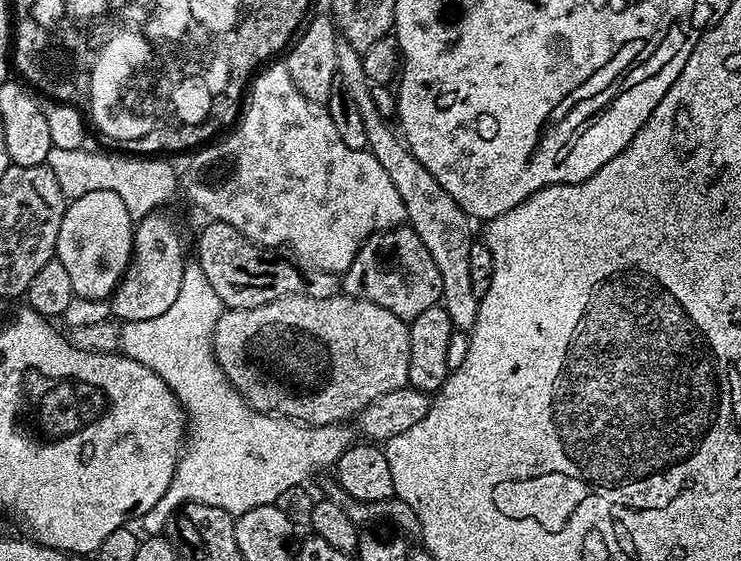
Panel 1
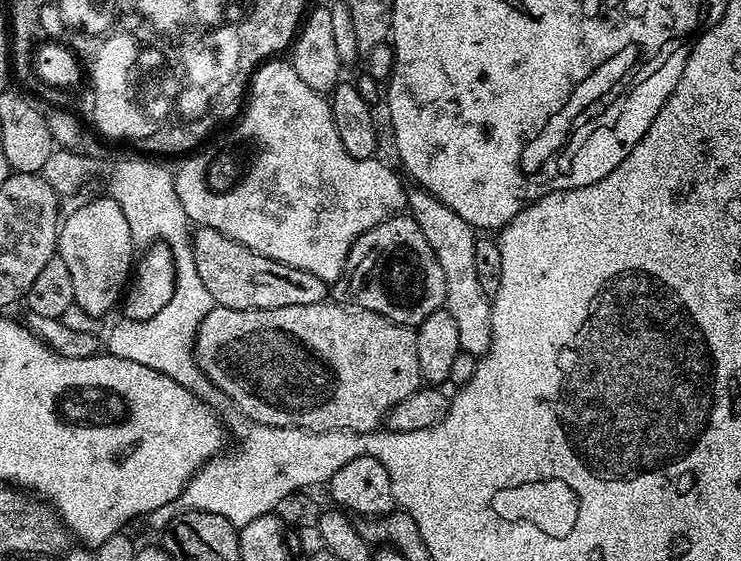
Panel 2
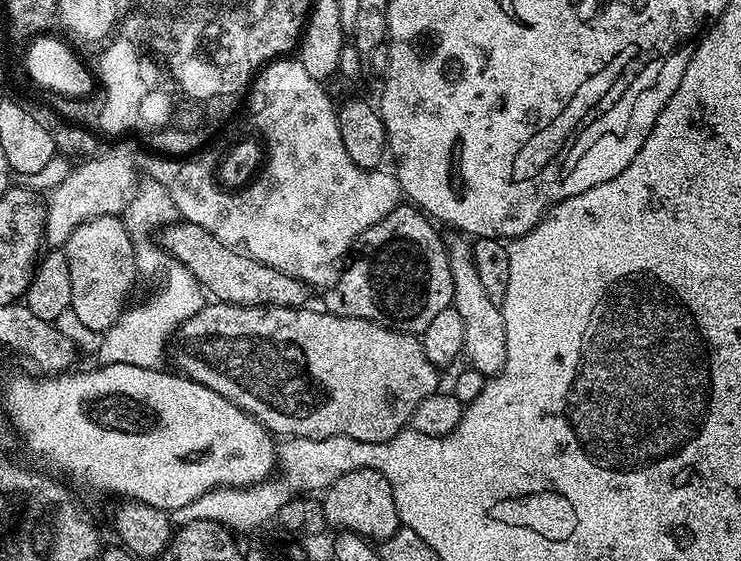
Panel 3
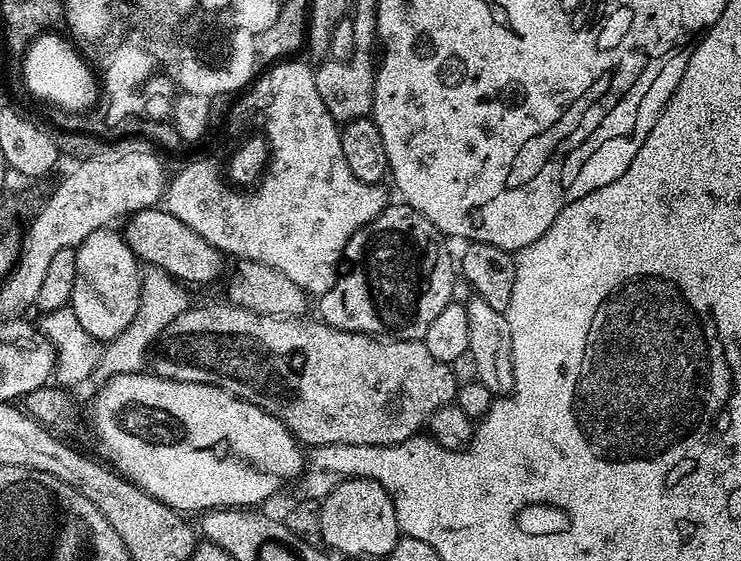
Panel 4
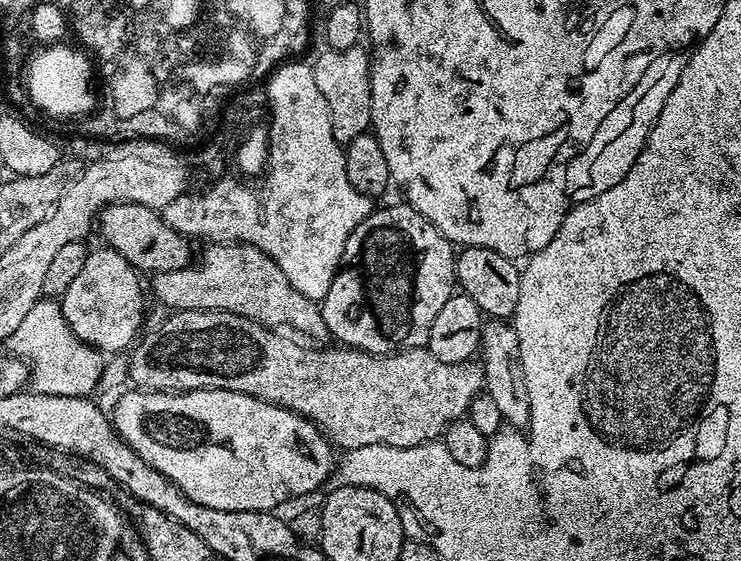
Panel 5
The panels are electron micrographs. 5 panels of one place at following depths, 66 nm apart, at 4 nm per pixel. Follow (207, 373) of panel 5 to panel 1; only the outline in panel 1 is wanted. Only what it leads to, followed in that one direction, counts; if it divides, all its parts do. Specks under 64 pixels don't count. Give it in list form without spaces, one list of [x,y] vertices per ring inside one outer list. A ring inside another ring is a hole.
[[[343,294],[335,296],[334,298],[306,298],[305,296],[283,296],[281,300],[275,300],[269,304],[263,304],[257,308],[230,308],[220,315],[218,322],[214,326],[214,334],[212,335],[212,349],[216,355],[218,366],[226,374],[226,378],[231,382],[236,389],[242,394],[242,398],[247,404],[253,408],[255,412],[266,412],[274,416],[286,416],[290,420],[297,421],[306,425],[313,424],[340,424],[344,419],[355,418],[356,415],[366,406],[370,406],[374,400],[382,398],[384,394],[390,394],[399,388],[409,387],[408,375],[410,374],[410,334],[408,333],[408,324],[405,321],[399,320],[394,314],[390,314],[390,310],[382,310],[382,306],[374,306],[374,302],[366,302],[359,300],[353,296],[345,296]]]

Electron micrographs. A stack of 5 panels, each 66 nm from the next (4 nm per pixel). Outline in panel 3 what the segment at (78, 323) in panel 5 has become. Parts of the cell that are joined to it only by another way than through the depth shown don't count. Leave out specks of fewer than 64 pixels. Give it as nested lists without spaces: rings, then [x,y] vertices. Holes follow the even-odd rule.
[[[99,216],[82,222],[70,234],[62,250],[70,262],[70,290],[72,291],[72,310],[78,314],[84,326],[92,334],[102,334],[126,310],[128,295],[136,284],[136,264],[138,268],[138,248],[132,239],[129,225],[120,216]]]

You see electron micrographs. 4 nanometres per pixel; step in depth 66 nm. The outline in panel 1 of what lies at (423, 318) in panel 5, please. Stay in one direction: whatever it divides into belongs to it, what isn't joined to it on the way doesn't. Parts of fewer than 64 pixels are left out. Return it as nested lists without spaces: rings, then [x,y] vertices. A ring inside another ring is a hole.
[[[409,226],[391,228],[378,232],[369,238],[358,250],[354,262],[342,273],[342,292],[345,296],[353,296],[366,302],[374,302],[374,306],[382,306],[382,310],[390,310],[399,320],[410,322],[422,314],[422,310],[430,310],[430,306],[441,303],[442,277],[437,263],[430,256],[430,251],[422,244],[422,240]]]

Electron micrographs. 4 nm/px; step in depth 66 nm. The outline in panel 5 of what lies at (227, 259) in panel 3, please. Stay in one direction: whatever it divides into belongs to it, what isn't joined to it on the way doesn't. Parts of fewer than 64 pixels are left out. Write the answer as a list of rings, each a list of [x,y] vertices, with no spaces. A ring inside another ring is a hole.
[[[108,204],[105,208],[101,208],[98,213],[98,232],[99,228],[100,236],[104,239],[101,241],[107,247],[118,250],[118,254],[122,254],[126,258],[126,262],[130,262],[133,268],[141,273],[169,272],[170,270],[185,268],[188,264],[193,263],[194,252],[192,256],[192,248],[188,245],[191,244],[189,237],[171,228],[157,209],[147,208],[141,204]]]

